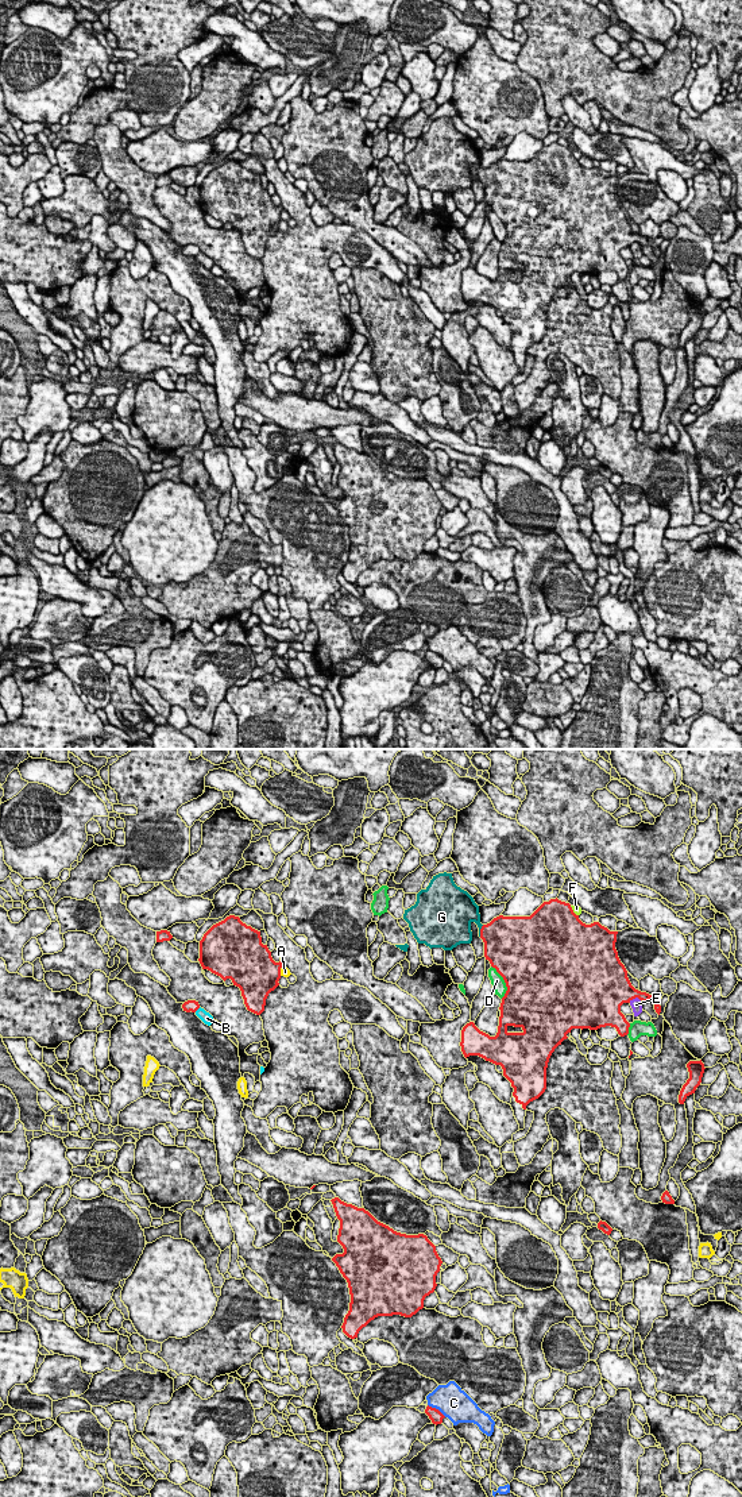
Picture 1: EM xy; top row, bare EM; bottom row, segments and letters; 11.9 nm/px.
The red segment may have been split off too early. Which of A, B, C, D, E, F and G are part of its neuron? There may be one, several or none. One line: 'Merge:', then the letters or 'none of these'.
Merge: G

